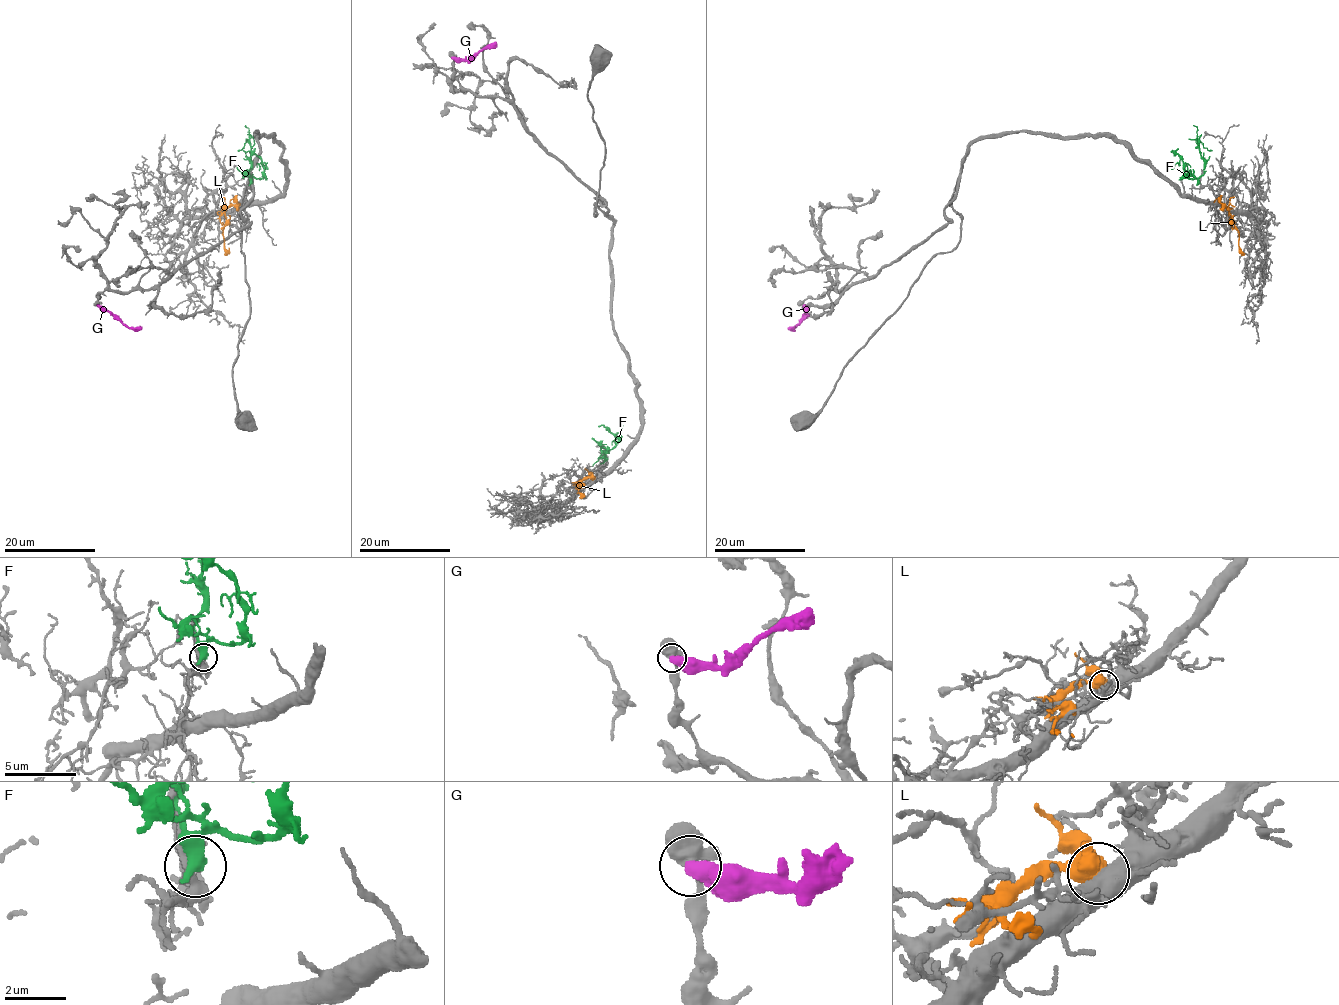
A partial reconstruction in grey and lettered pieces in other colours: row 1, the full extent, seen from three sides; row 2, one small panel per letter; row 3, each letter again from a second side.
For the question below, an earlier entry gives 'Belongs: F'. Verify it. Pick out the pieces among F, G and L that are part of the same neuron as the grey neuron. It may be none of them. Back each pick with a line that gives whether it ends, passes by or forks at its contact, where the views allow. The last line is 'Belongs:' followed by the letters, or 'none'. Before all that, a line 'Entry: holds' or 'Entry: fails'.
Entry: fails
Belongs: none

